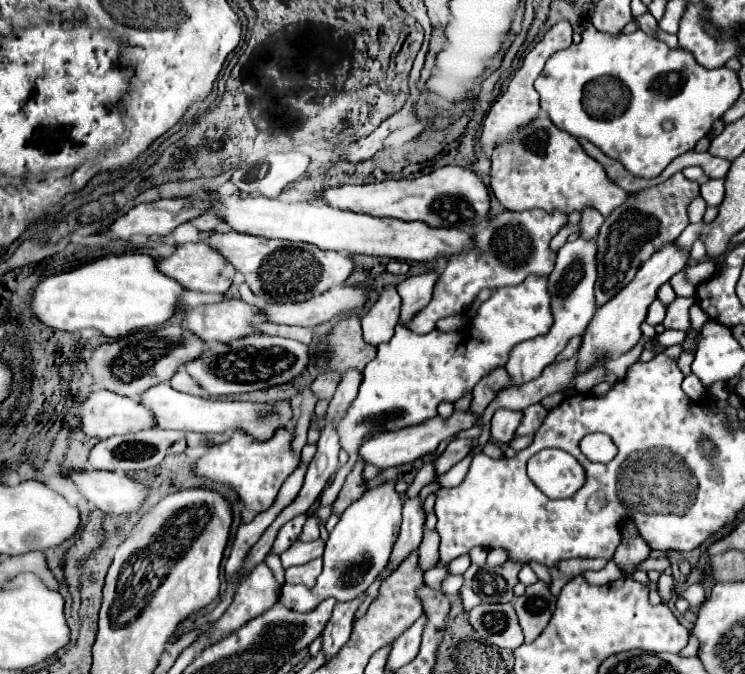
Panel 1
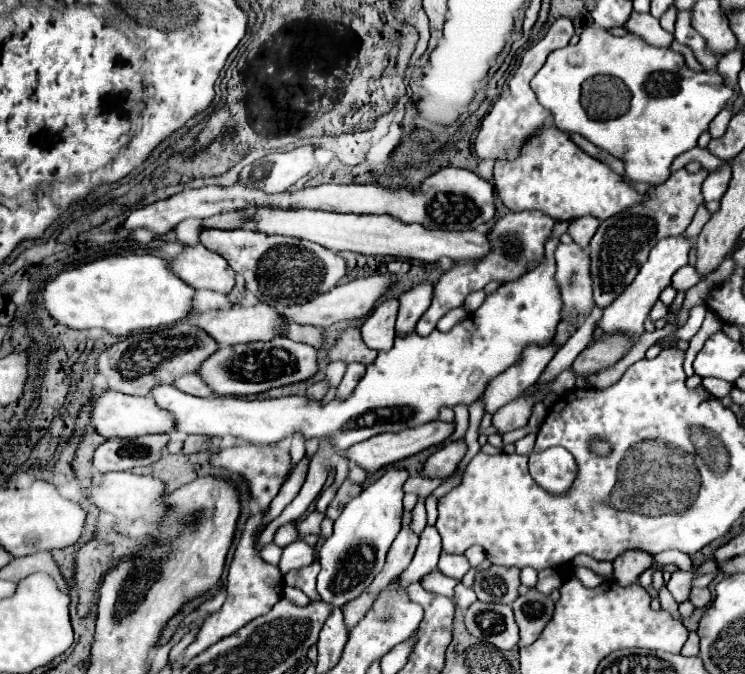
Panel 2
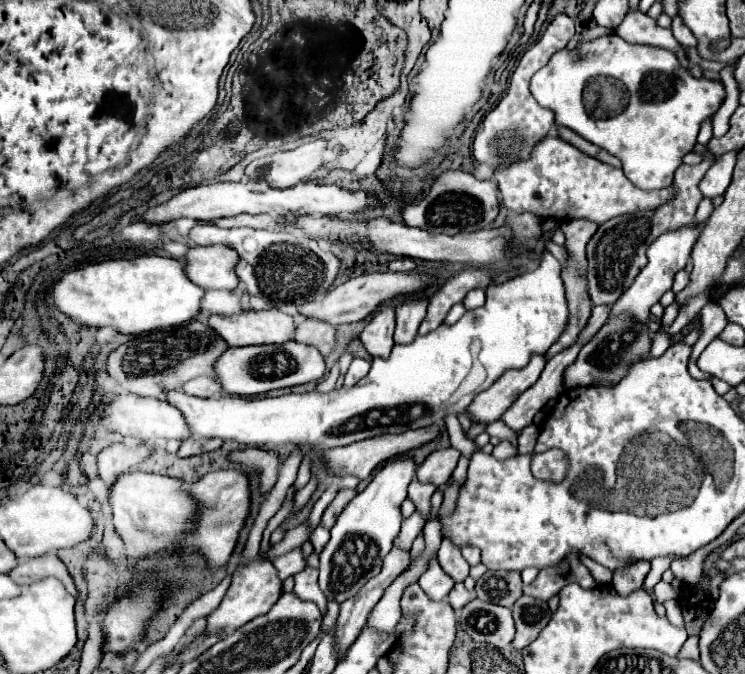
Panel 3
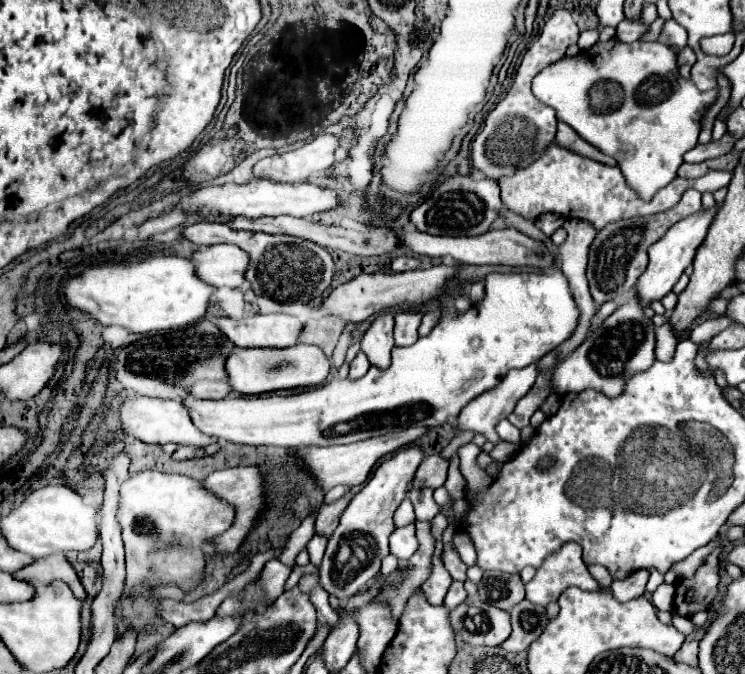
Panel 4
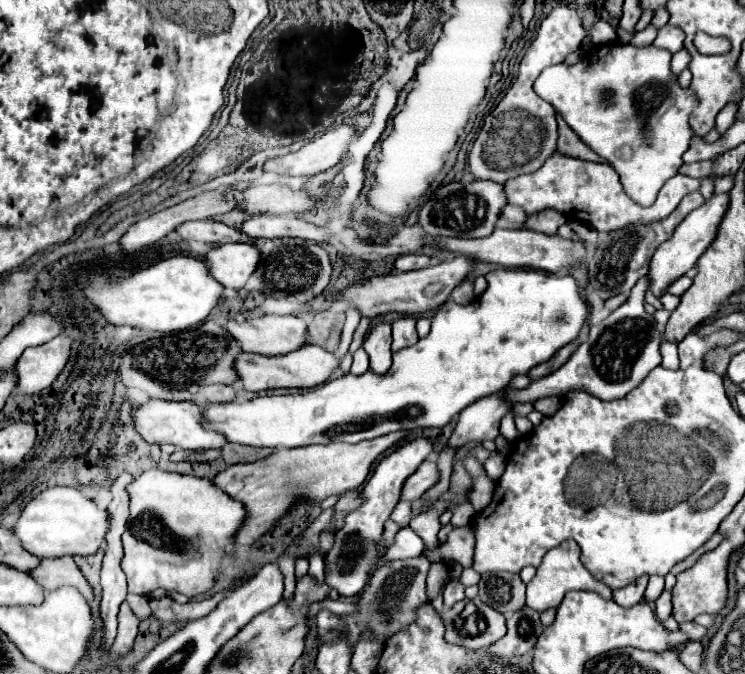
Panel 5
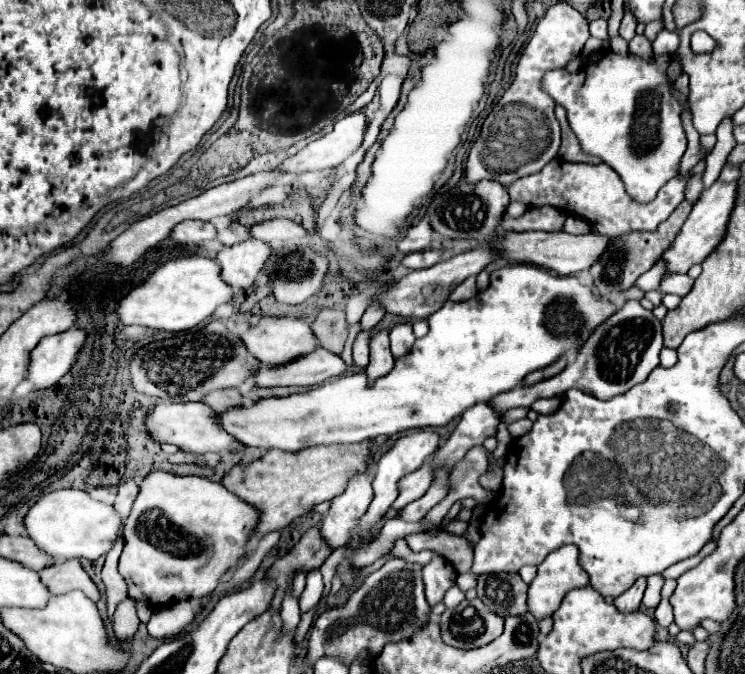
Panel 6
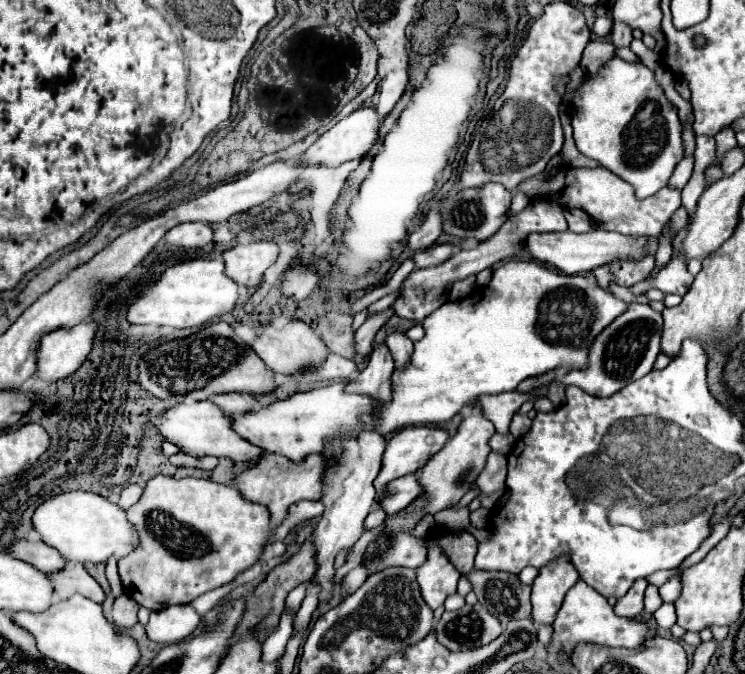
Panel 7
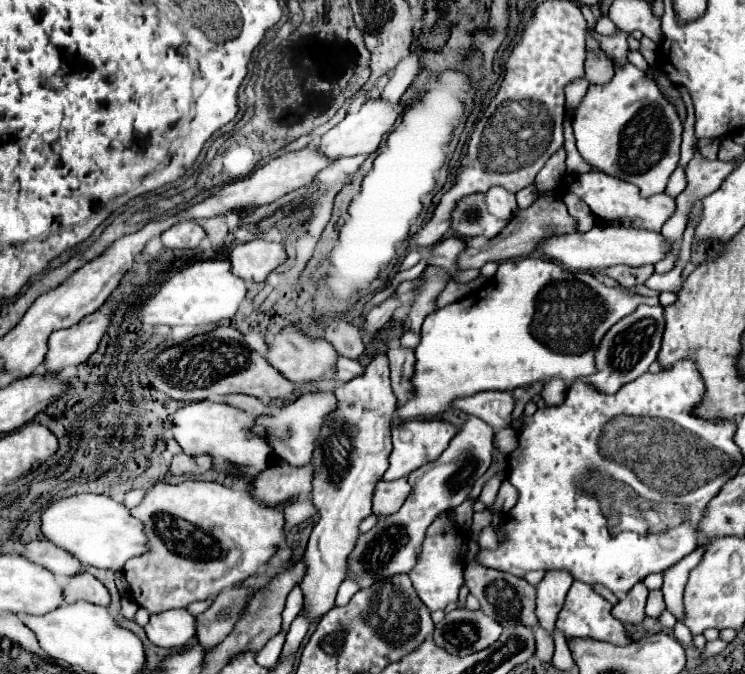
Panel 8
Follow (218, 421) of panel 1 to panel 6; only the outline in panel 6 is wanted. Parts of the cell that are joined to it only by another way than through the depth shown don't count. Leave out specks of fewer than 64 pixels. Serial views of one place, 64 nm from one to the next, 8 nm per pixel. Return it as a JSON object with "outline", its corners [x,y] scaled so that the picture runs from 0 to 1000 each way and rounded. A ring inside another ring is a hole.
{"outline":[[[687,392],[687,395],[677,395],[671,401],[663,401],[658,407],[658,424],[652,430],[647,430],[642,436],[644,448],[634,445],[636,451],[631,451],[631,445],[623,445],[623,448],[607,448],[601,445],[588,463],[583,463],[580,469],[574,469],[574,496],[564,504],[556,507],[556,516],[550,525],[540,528],[540,531],[532,531],[532,540],[526,546],[526,552],[510,564],[505,564],[505,570],[494,573],[491,570],[491,558],[483,552],[483,555],[467,555],[467,558],[459,558],[459,561],[451,561],[451,564],[443,564],[432,573],[424,573],[408,585],[392,585],[392,588],[384,588],[384,591],[357,591],[357,593],[349,593],[349,596],[341,596],[338,602],[328,602],[328,605],[311,605],[311,611],[301,611],[295,620],[298,620],[298,632],[306,644],[311,647],[319,647],[319,653],[330,662],[344,662],[344,665],[373,665],[373,668],[381,668],[381,671],[403,671],[408,665],[419,665],[419,662],[440,662],[440,659],[454,659],[454,656],[486,656],[486,653],[494,653],[494,650],[505,650],[505,647],[529,647],[534,641],[542,641],[542,638],[550,638],[550,635],[572,635],[572,632],[599,632],[607,620],[623,614],[623,608],[634,605],[636,599],[642,596],[655,596],[658,591],[663,591],[666,585],[671,582],[682,582],[685,576],[695,573],[701,567],[701,561],[717,549],[725,549],[725,546],[733,546],[738,543],[741,537],[746,537],[749,531],[754,531],[757,525],[762,525],[765,519],[776,522],[781,516],[781,510],[789,504],[789,499],[811,478],[816,475],[827,460],[830,454],[821,451],[819,445],[808,442],[808,439],[797,439],[795,427],[779,421],[779,415],[773,409],[752,409],[752,407],[744,407],[738,401],[730,401],[730,398],[722,398],[717,392]]]}

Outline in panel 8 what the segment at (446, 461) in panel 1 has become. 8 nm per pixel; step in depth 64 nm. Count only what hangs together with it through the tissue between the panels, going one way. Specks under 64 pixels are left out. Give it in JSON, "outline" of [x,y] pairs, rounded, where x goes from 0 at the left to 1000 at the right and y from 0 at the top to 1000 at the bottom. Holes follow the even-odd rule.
{"outline":[[[545,709],[515,715],[510,712],[499,733],[499,763],[521,766],[537,754],[537,748],[548,739],[548,715]]]}

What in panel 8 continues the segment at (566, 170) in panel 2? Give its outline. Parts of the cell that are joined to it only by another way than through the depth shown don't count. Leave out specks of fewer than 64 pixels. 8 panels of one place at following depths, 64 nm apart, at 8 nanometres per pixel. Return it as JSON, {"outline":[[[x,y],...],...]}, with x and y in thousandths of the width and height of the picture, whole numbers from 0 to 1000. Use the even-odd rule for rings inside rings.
{"outline":[[[803,252],[779,258],[773,267],[762,270],[762,282],[770,285],[773,291],[779,291],[792,312],[797,315],[797,320],[803,320],[805,326],[811,326],[813,332],[832,332],[832,335],[848,335],[848,338],[881,338],[886,341],[889,332],[905,318],[907,312],[907,300],[902,291],[897,288],[881,288],[875,294],[862,294],[859,282],[838,267],[821,264],[816,258],[808,258]]]}

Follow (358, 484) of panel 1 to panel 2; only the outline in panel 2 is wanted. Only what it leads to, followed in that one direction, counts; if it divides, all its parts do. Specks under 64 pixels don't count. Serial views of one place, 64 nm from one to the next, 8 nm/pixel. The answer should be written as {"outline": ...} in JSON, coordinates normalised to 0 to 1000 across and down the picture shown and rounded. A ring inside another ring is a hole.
{"outline":[[[462,712],[462,718],[456,721],[456,727],[454,727],[454,733],[451,733],[451,739],[443,745],[443,751],[440,751],[440,757],[438,757],[438,769],[443,769],[443,772],[451,772],[454,766],[456,766],[456,760],[459,760],[459,754],[475,739],[475,736],[481,736],[486,730],[486,721],[481,721],[481,718],[472,718],[472,715],[467,715],[467,712]]]}

